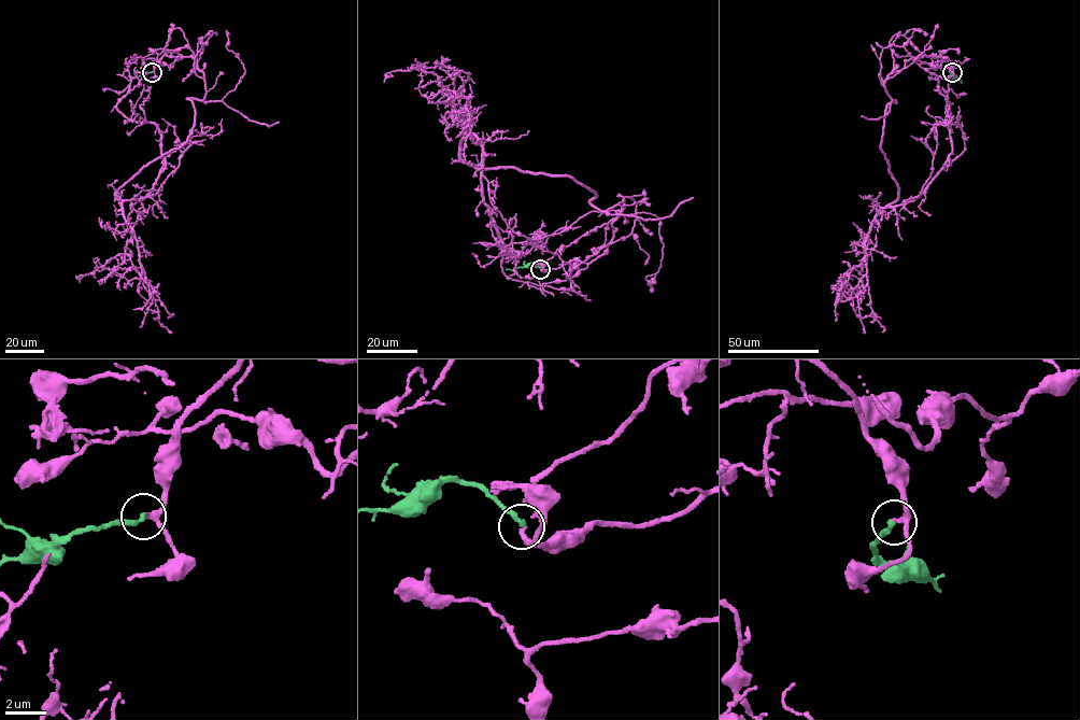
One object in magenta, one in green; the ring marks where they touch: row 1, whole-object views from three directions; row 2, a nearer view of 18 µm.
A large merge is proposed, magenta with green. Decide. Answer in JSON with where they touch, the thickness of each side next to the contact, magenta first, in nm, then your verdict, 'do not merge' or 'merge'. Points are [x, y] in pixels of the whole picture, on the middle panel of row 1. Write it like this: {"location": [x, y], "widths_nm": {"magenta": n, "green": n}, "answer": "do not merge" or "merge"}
{"location": [540, 269], "widths_nm": {"magenta": 240, "green": 260}, "answer": "merge"}

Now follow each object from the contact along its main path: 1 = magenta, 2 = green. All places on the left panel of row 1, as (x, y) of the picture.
1: (152, 71), (192, 56), (205, 93), (124, 200), (165, 164), (159, 128), (116, 108), (133, 55)
2: (152, 72), (129, 81)

